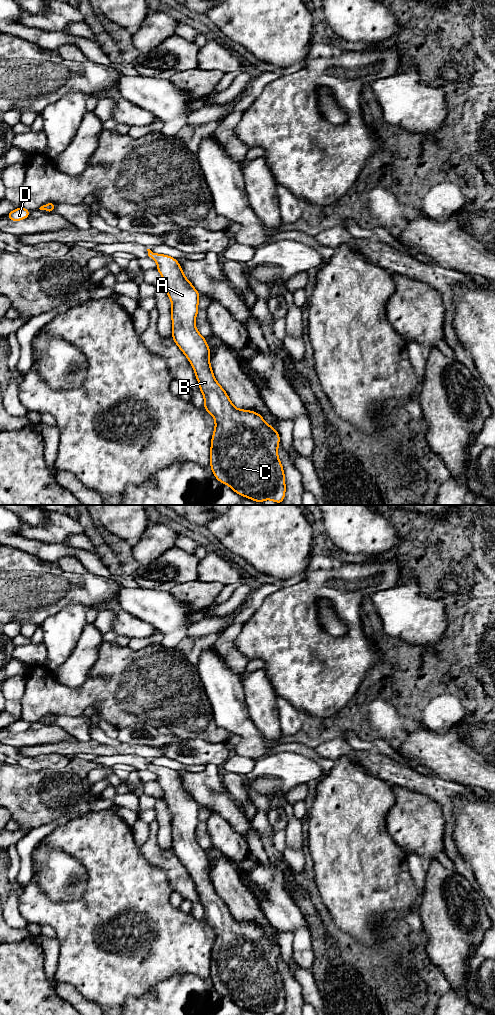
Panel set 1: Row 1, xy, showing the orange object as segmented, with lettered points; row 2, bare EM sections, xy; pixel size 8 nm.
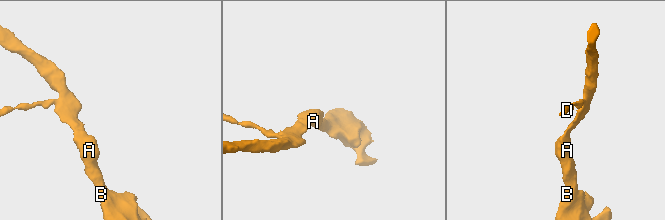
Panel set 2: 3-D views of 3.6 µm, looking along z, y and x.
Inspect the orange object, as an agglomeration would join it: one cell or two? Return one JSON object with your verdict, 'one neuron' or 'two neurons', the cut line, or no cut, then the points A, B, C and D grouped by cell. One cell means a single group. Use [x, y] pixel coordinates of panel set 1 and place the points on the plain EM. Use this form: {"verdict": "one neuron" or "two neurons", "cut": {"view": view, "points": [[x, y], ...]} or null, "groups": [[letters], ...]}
{"verdict": "one neuron", "cut": null, "groups": [["A", "B", "C", "D"]]}

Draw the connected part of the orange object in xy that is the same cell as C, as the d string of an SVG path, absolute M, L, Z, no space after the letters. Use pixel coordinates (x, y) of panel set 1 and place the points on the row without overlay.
M150 761L147 763L148 768L157 774L157 782L164 792L163 800L172 814L172 851L193 879L199 901L204 908L204 921L215 932L210 961L213 987L242 1009L259 1015L267 1011L282 1015L286 997L283 978L278 970L279 945L257 924L237 921L232 916L226 903L214 889L209 870L210 859L195 837L201 807L185 789L178 772L168 767L153 765Z

